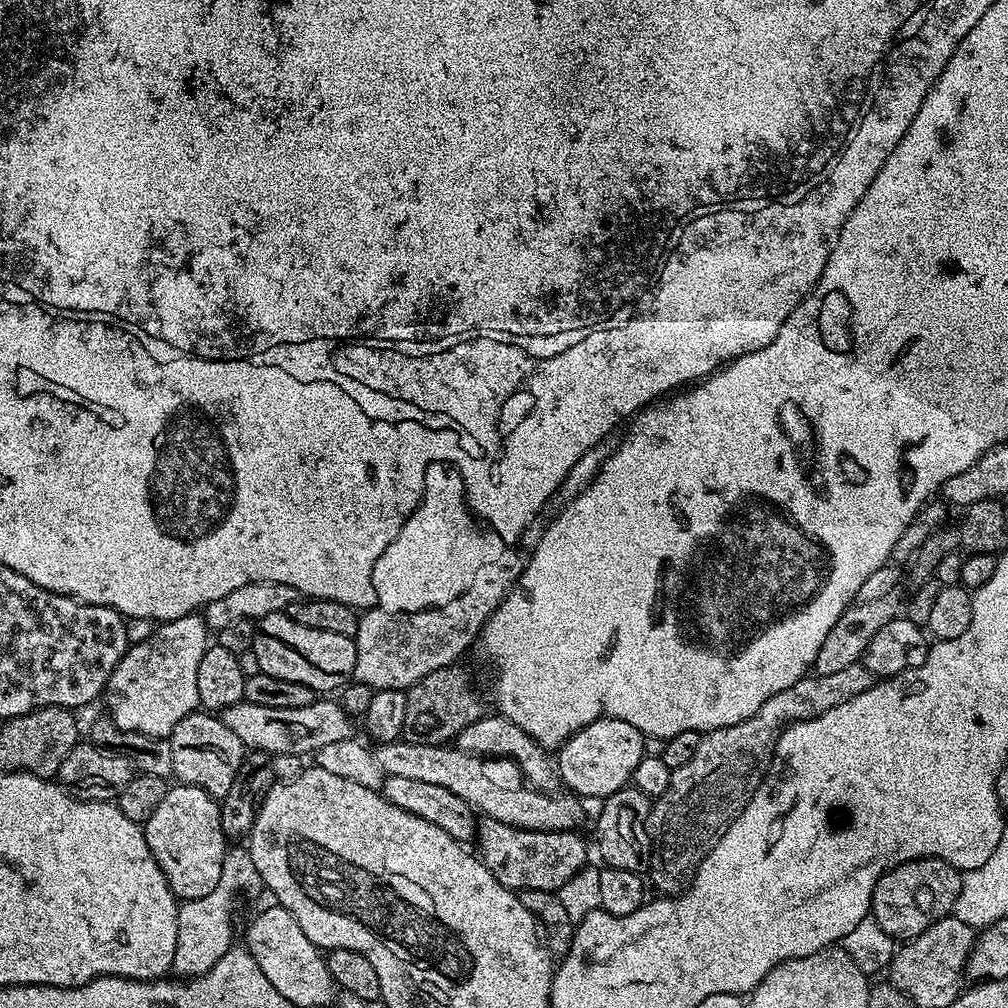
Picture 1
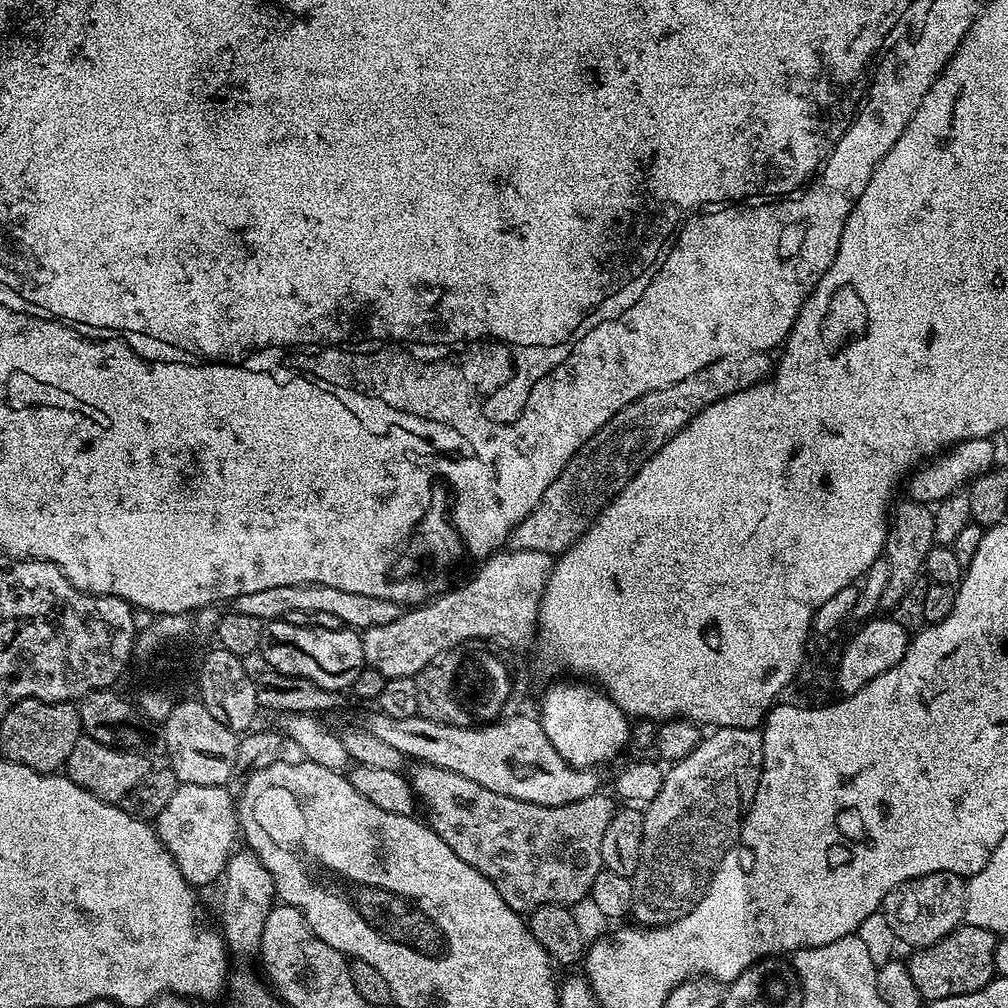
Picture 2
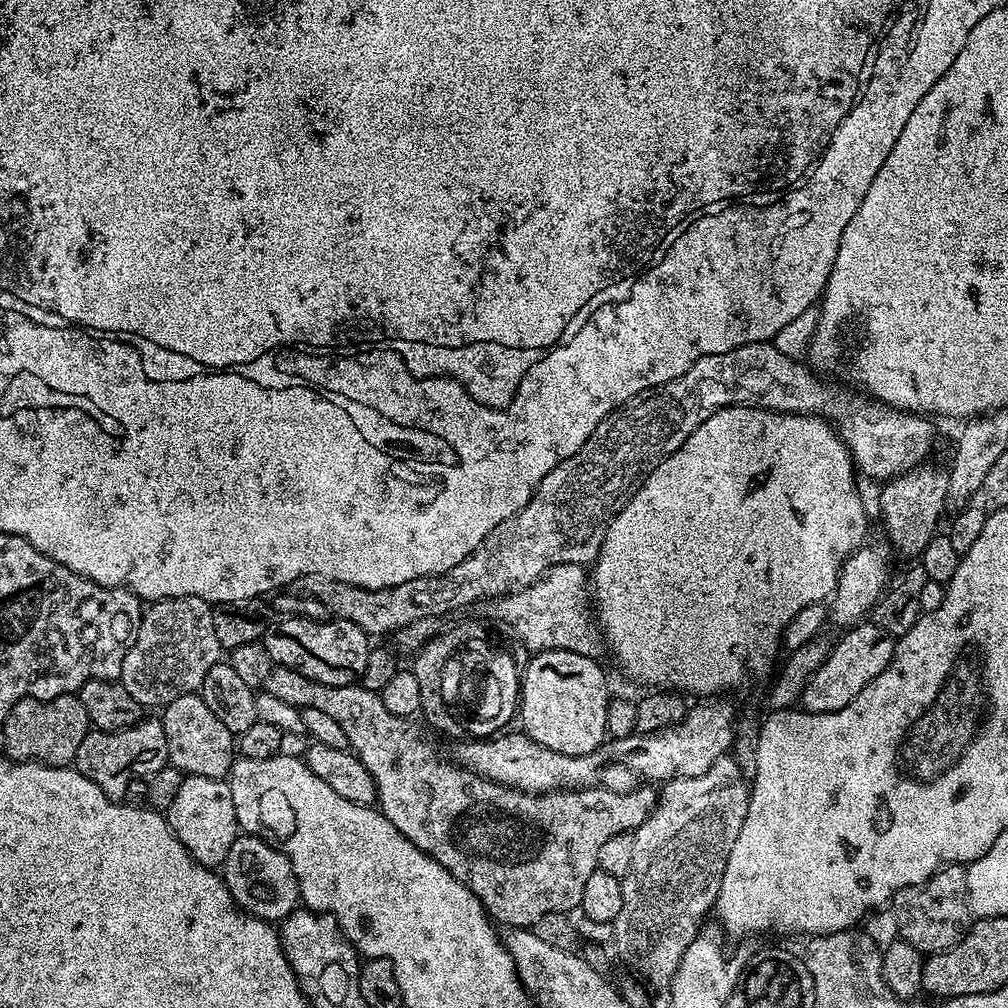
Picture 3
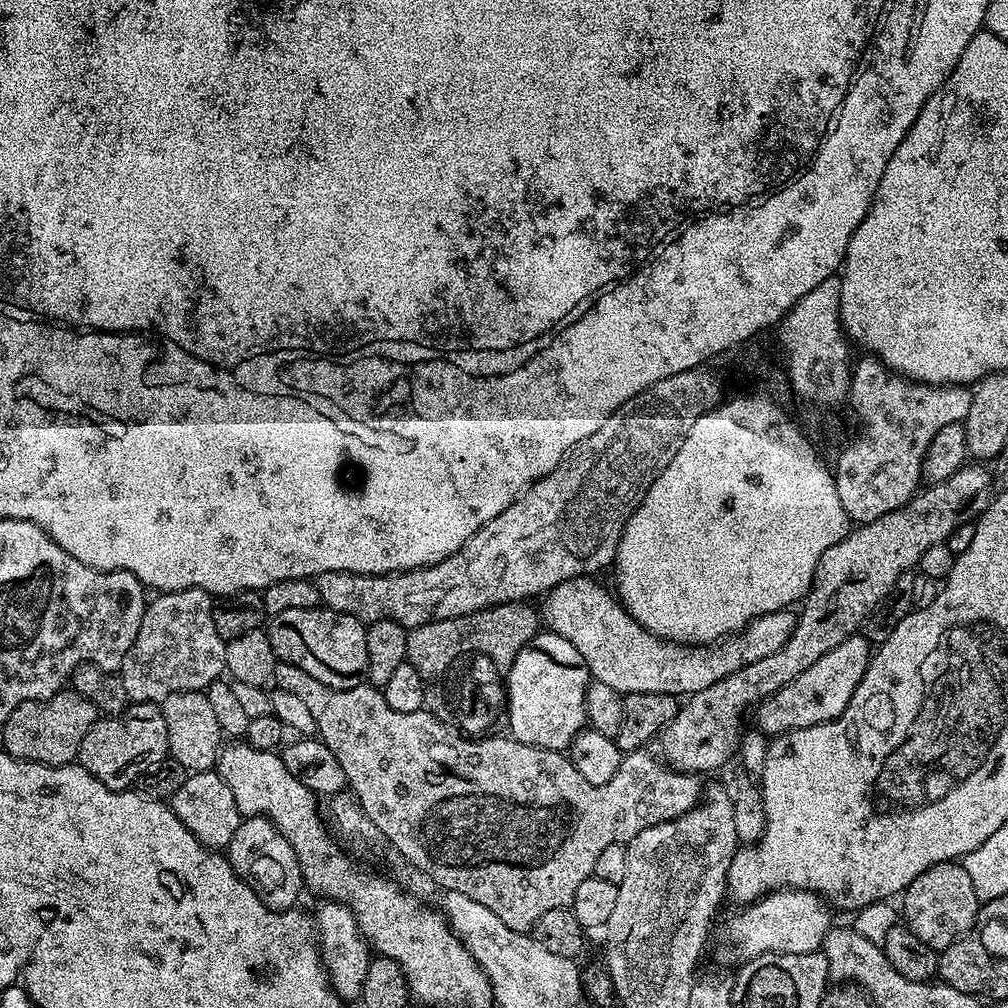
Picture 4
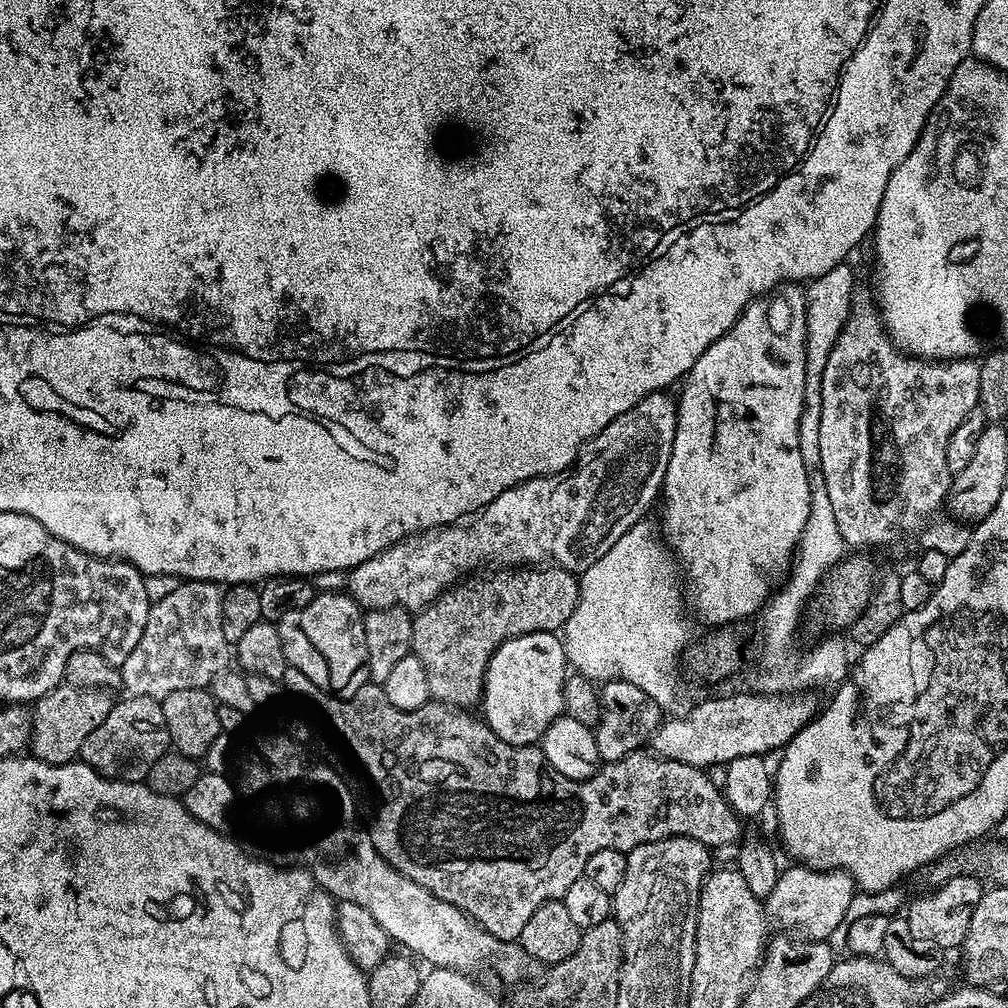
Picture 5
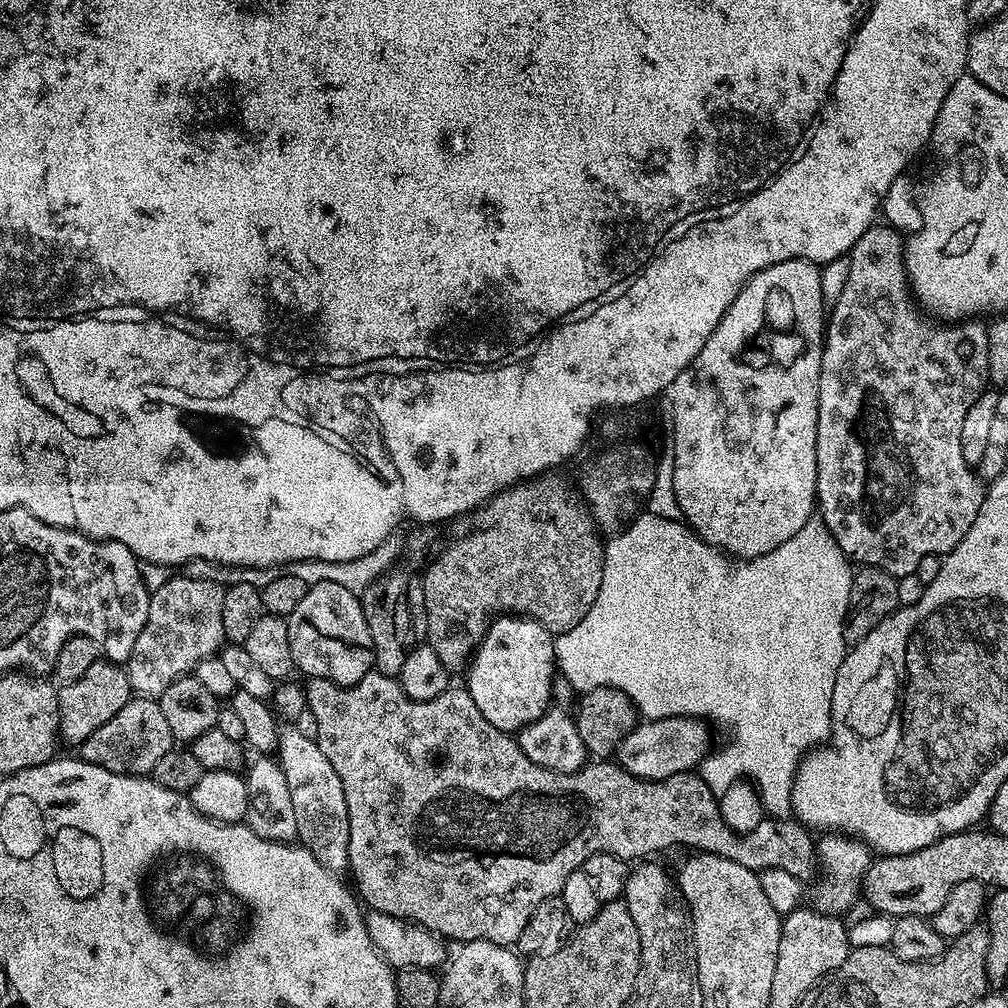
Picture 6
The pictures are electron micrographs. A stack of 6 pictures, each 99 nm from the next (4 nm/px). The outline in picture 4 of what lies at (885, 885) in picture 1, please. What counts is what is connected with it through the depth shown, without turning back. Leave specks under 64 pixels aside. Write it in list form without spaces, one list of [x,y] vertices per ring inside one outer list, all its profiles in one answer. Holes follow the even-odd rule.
[[[960,862],[930,866],[930,870],[918,874],[918,878],[904,889],[903,900],[903,923],[912,931],[914,938],[922,938],[926,946],[937,950],[949,948],[956,940],[968,935],[976,927],[982,912],[982,902],[976,896],[974,882],[970,882],[970,874],[966,874]]]

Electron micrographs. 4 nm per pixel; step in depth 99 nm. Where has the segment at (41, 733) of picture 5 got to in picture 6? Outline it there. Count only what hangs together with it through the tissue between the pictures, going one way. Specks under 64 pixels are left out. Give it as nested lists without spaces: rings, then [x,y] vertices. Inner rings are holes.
[[[101,658],[82,674],[82,678],[65,683],[58,692],[58,706],[60,707],[60,738],[66,745],[79,746],[98,726],[110,722],[128,700],[133,699],[134,693],[130,686],[127,671],[121,665],[113,664],[107,658]]]

